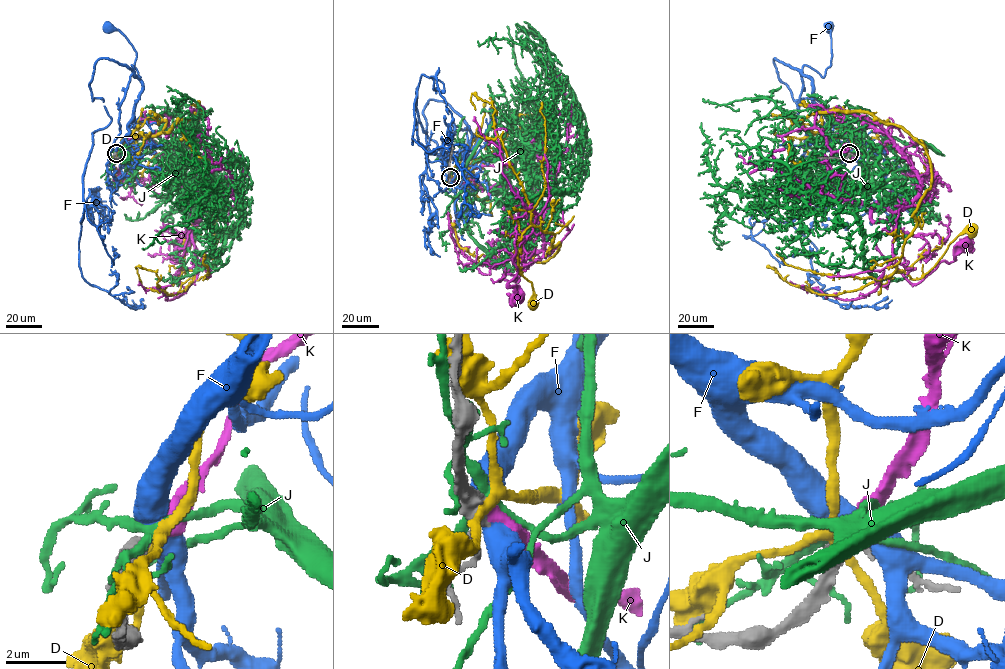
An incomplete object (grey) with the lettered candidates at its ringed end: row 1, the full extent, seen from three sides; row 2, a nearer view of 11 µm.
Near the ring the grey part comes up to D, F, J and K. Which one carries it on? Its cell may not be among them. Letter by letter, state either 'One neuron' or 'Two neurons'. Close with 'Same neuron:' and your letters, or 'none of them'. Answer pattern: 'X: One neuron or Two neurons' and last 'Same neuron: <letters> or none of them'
D: Two neurons
F: Two neurons
J: Two neurons
K: One neuron
Same neuron: K

